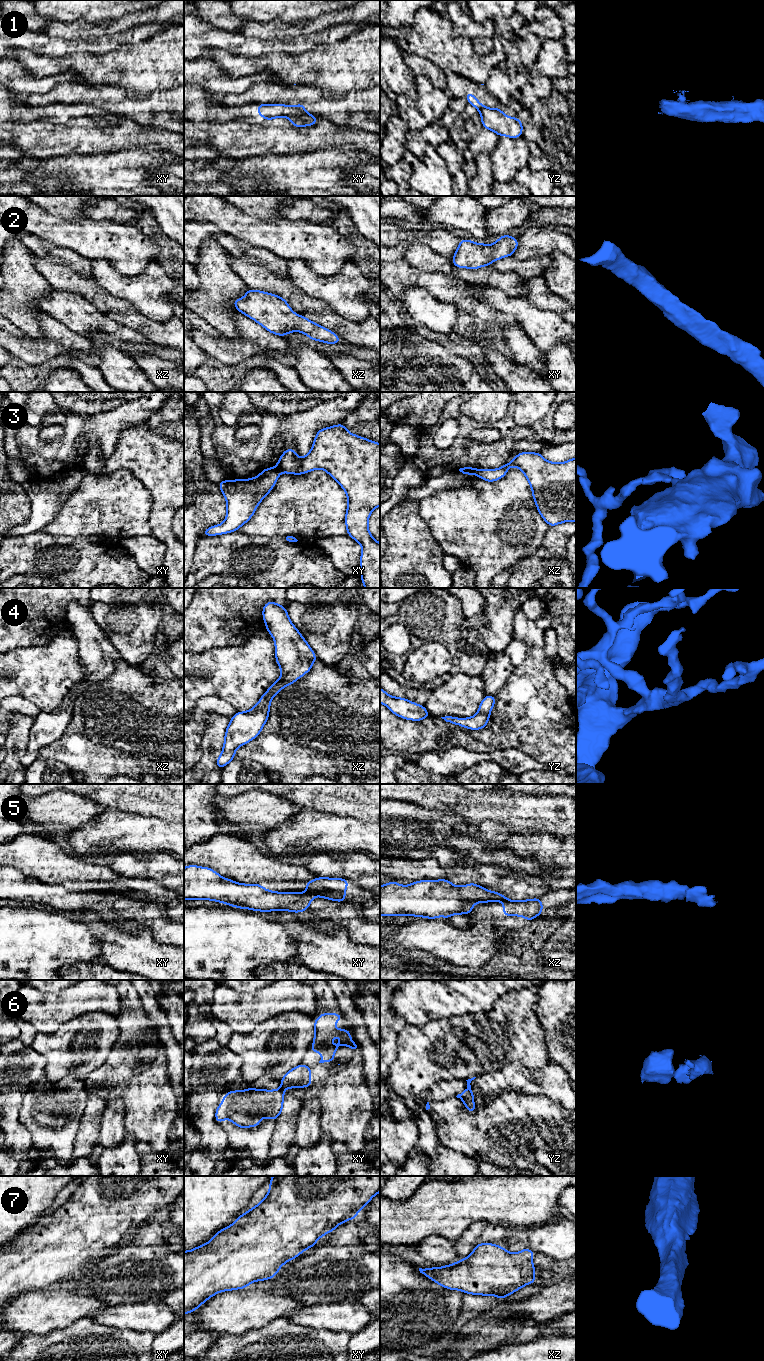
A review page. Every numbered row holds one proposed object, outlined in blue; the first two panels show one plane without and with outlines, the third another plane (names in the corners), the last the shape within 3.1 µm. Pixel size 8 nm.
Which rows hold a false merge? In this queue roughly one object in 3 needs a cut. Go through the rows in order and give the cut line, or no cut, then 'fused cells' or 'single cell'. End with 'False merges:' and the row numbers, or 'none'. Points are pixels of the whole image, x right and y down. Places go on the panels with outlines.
1: yz (486, 107), (479, 111) | fused cells
2: no cut | single cell
3: xy (276, 467), (280, 471) | fused cells
4: no cut | single cell
5: xy (307, 891), (315, 895) | fused cells
6: xy (280, 1088), (282, 1091) | fused cells
7: no cut | single cell
False merges: 1, 3, 5, 6

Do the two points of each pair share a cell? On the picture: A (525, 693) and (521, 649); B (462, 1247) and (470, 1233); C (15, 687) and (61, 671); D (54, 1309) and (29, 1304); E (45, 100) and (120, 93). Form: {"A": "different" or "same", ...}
{"A": "different", "B": "same", "C": "same", "D": "same", "E": "same"}

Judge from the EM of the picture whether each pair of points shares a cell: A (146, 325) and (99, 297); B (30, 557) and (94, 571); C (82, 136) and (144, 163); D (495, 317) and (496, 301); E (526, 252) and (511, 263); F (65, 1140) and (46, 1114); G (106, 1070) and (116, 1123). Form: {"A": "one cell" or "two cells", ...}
{"A": "two cells", "B": "one cell", "C": "two cells", "D": "two cells", "E": "two cells", "F": "one cell", "G": "two cells"}

